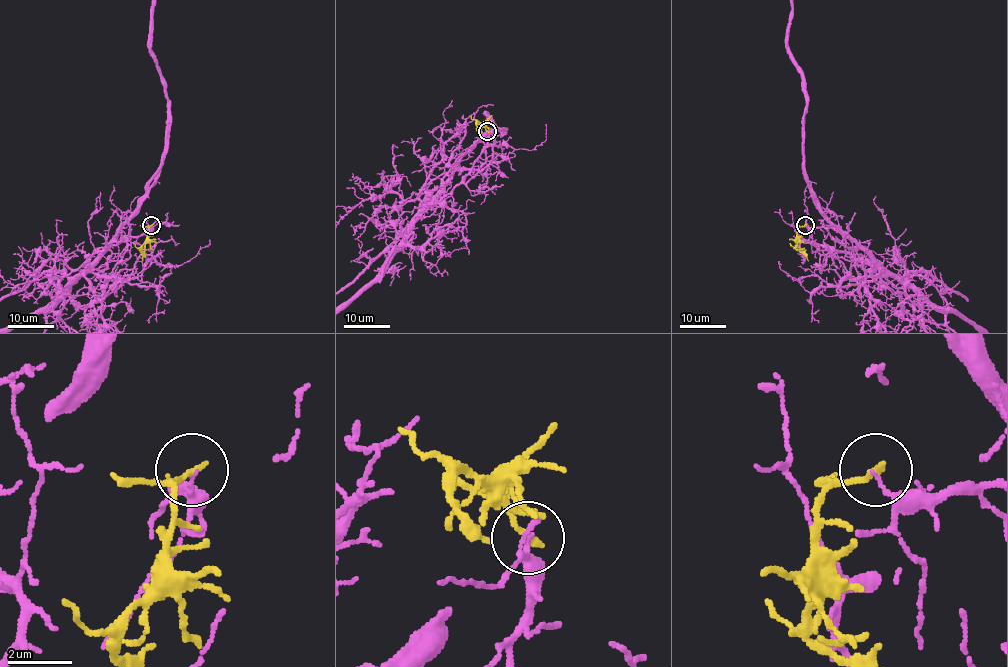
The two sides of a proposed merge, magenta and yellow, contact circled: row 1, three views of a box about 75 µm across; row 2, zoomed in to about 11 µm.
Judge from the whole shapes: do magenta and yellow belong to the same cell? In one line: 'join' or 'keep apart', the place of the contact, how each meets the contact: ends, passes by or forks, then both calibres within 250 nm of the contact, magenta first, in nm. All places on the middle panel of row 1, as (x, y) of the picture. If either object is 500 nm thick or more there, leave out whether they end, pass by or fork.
keep apart; place (487, 131); magenta ends; yellow ends; calibres 130 and 180 nm

